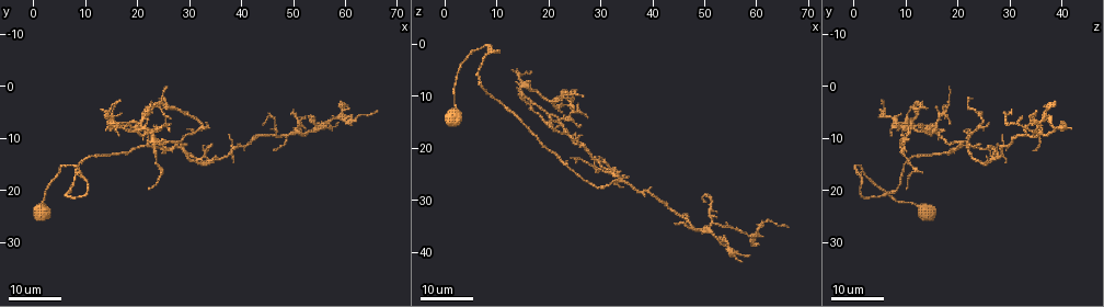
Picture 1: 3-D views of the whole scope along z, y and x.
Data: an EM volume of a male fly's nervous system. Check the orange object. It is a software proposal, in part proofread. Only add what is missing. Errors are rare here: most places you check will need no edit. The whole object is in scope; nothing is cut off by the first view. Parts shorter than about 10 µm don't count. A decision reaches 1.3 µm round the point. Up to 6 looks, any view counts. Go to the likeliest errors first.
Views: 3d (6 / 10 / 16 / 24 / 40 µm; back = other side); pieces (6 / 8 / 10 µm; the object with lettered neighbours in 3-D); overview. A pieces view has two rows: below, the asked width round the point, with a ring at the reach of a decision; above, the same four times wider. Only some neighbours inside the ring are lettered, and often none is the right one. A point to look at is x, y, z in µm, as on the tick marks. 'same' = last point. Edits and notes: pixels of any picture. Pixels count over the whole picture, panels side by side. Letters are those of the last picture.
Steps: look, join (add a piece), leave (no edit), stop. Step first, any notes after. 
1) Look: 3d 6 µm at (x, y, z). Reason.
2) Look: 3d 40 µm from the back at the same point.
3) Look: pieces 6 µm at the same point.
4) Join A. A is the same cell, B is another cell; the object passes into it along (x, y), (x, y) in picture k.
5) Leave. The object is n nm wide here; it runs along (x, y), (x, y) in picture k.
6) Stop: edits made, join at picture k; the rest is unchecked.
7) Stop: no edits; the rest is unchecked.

Look: 3d 16 µm at (53.0, 5.5, 37.0). Branch stops here.

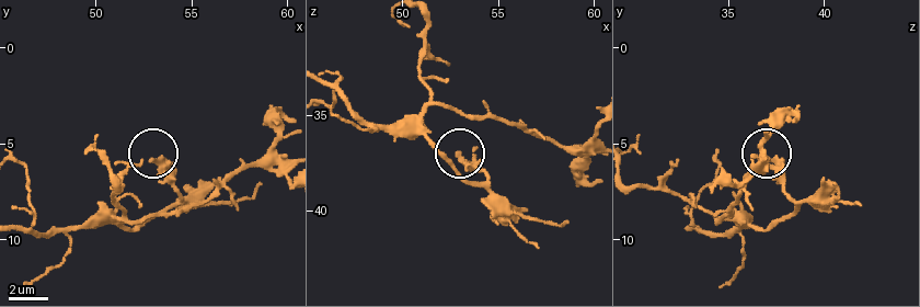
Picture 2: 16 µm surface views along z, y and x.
Look: pieces 6 µm at (53.0, 5.9, 37.1).

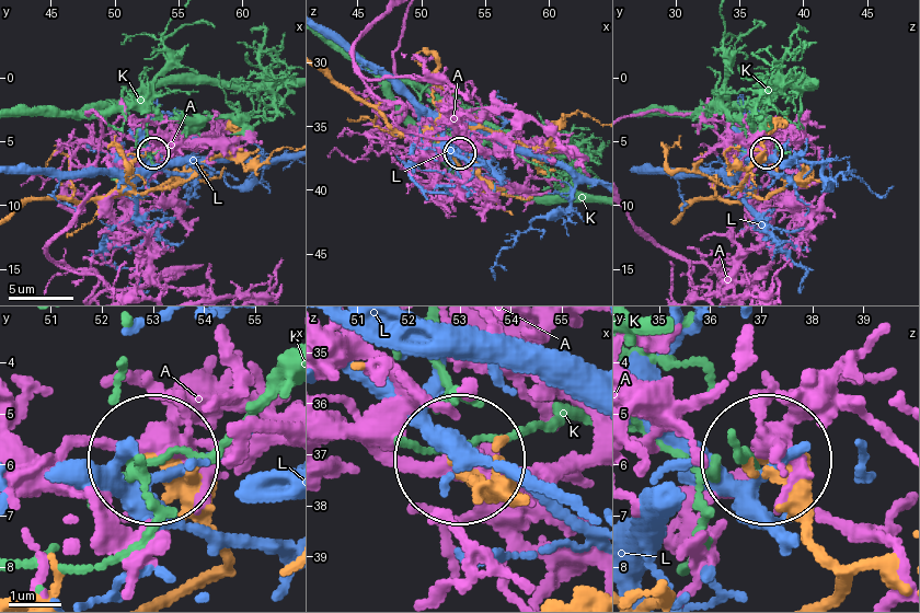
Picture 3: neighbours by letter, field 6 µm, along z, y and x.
Leave. A, K and L are other cells; no lettered piece goes on from it.

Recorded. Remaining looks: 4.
Look: 3d 24 µm at (60.0, 3.5, 38.5). Thin end.

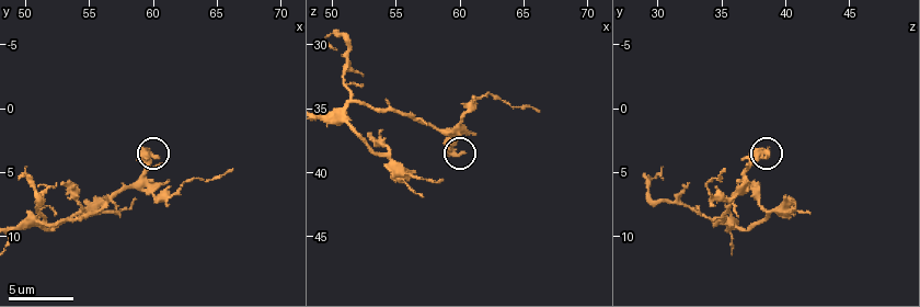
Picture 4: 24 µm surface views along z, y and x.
Look: 3d 6 µm at (60.2, 4.0, 38.6).

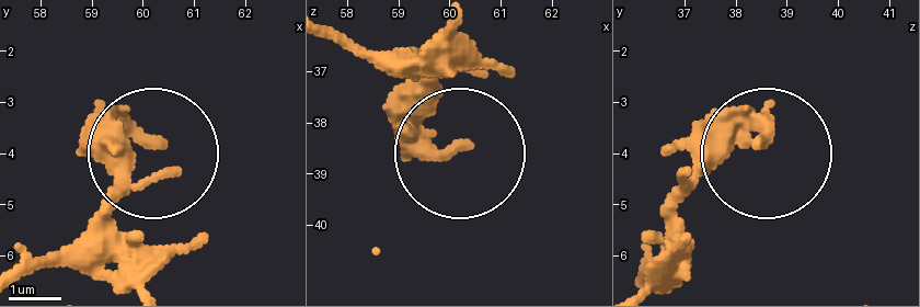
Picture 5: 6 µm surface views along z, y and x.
Look: pieces 8 µm at (60.25, 3.80, 38.45).

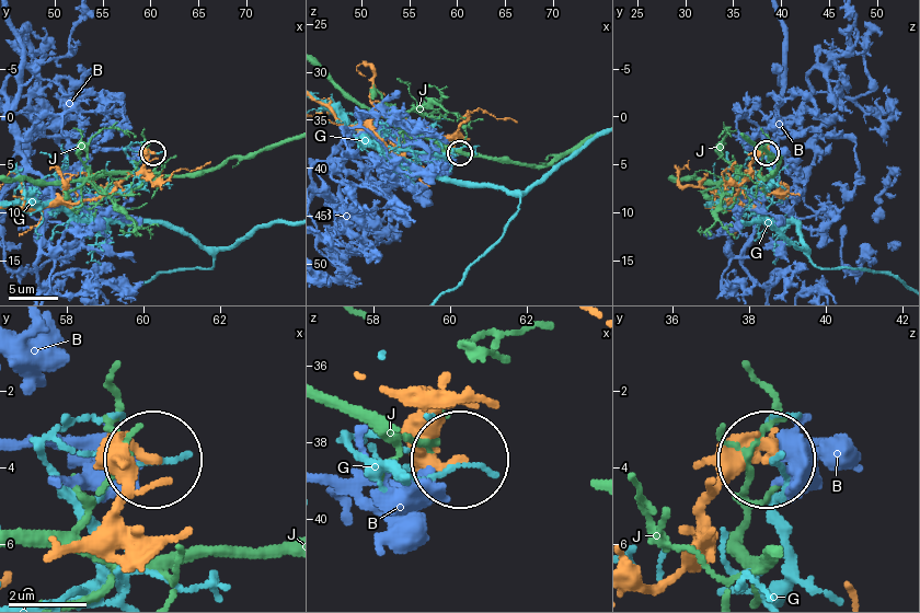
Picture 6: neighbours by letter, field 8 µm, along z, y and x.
Leave. B, G and J are other cells; no lettered piece goes on from it.

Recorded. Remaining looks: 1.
Look: pieces 10 µm at (52.2, 5.8, 32.4). Branch stops here.

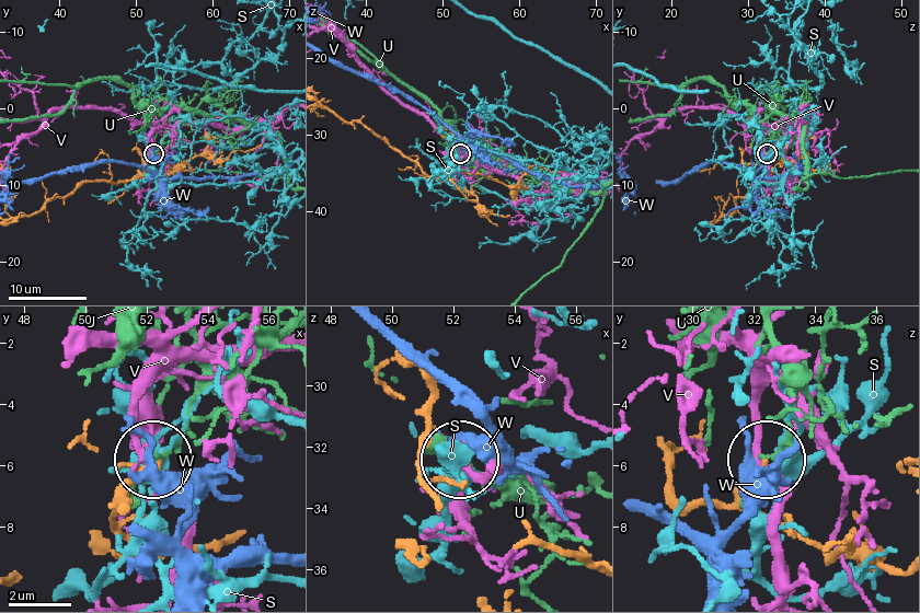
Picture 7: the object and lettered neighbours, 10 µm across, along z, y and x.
Leave. The object is 100 nm wide here; S, U, V and W are other cells; no lettered piece goes on from it.

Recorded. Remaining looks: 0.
Stop: no edits; the rest is unchecked.

